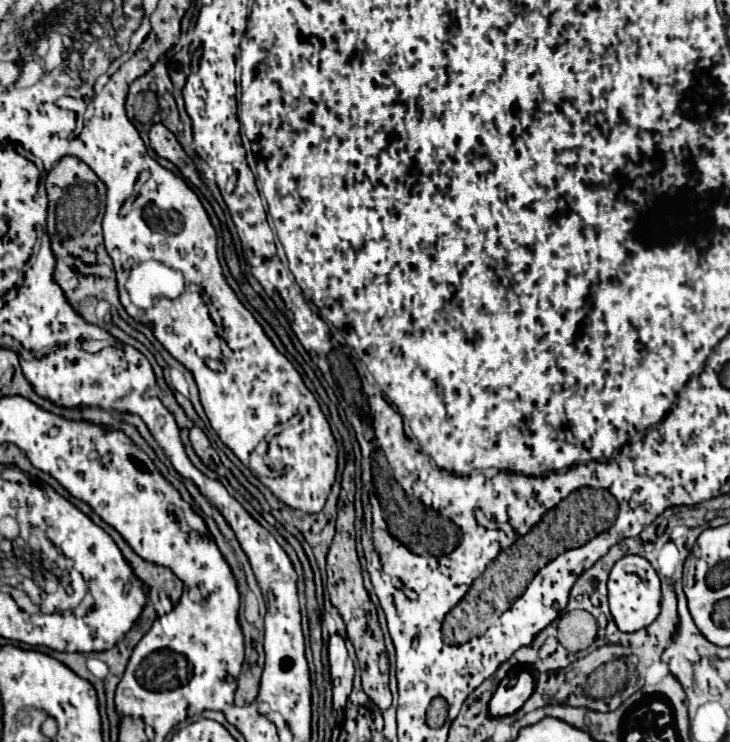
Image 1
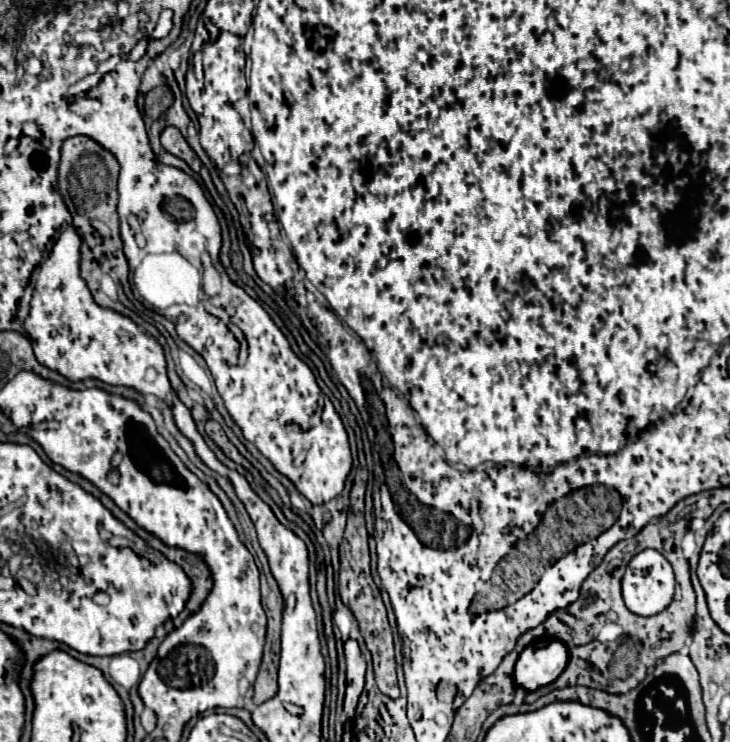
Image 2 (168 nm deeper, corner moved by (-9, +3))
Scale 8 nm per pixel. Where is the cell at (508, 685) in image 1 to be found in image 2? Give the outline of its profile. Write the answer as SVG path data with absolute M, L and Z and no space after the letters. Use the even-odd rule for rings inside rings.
M546 635L532 641L516 661L516 685L534 691L552 683L568 663L568 647Z

